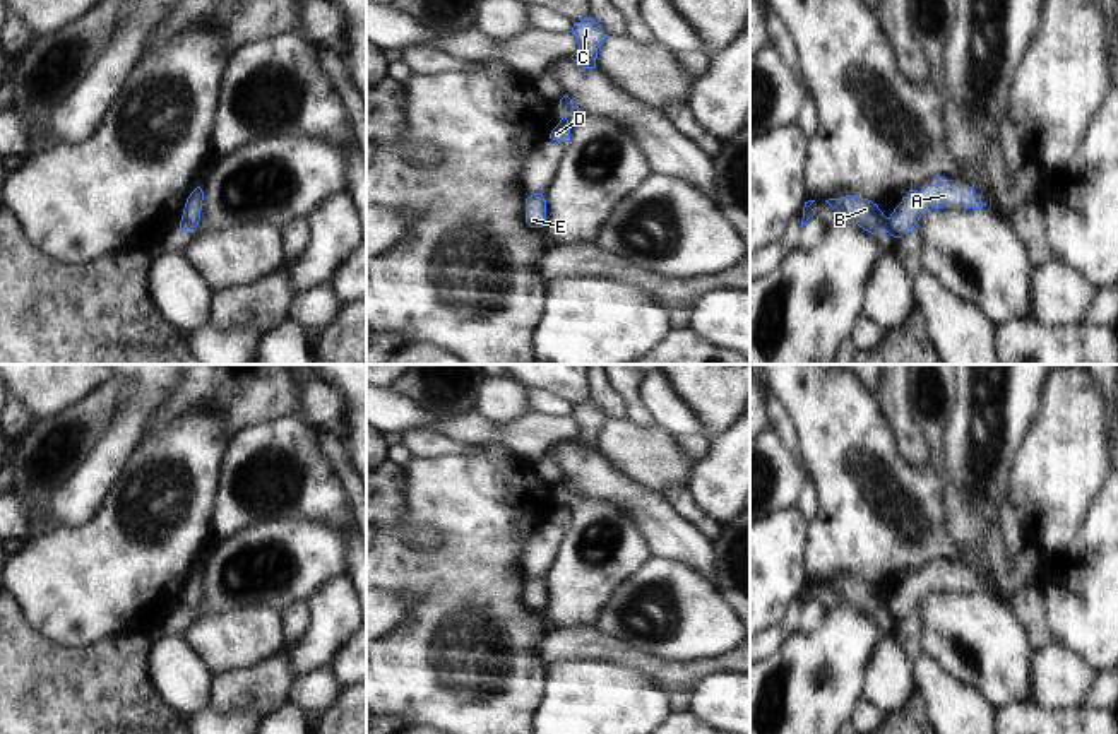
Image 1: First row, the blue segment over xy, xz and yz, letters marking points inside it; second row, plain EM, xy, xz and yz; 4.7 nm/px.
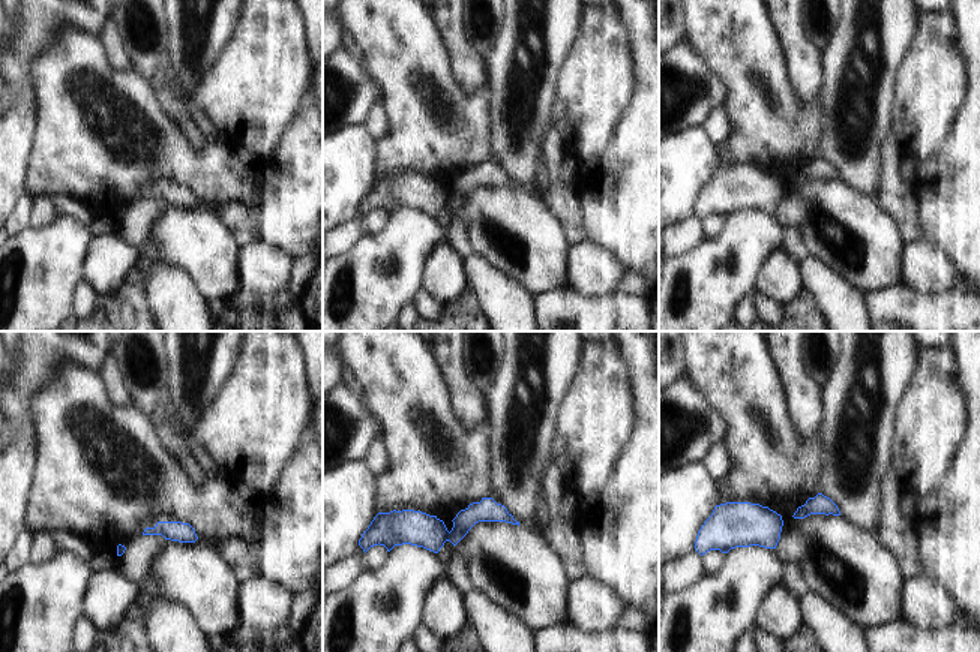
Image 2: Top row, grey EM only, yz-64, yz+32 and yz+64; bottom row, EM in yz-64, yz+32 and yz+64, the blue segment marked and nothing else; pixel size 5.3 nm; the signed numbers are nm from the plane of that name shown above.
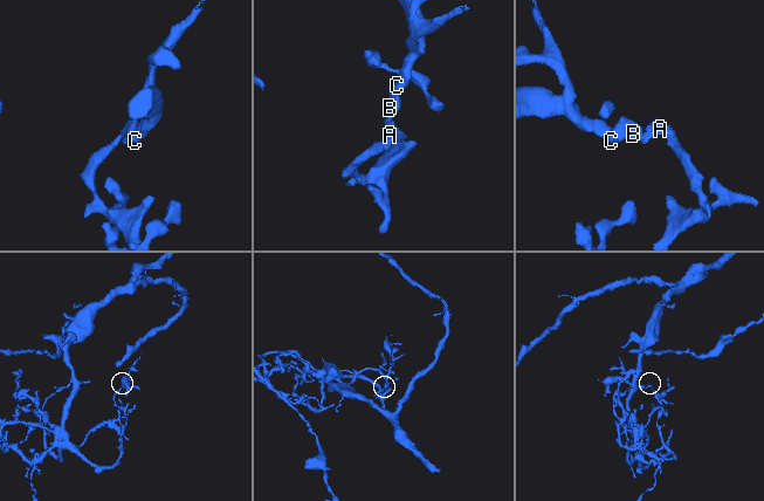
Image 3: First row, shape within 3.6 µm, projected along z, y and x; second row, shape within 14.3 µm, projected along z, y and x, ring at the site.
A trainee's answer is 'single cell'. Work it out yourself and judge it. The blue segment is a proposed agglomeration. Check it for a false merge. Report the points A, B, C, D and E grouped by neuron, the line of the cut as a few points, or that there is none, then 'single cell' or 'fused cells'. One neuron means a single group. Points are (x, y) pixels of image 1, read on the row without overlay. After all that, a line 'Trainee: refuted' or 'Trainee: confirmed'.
groups A D E / B C; cut yz (889, 601), (884, 615); fused cells
Trainee: refuted

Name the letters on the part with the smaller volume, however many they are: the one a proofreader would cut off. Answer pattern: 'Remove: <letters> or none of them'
Remove: B, C

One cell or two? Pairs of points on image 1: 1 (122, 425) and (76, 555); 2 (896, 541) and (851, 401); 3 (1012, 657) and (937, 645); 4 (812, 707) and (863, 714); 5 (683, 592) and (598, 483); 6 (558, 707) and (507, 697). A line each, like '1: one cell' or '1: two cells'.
1: two cells
2: one cell
3: one cell
4: two cells
5: two cells
6: two cells

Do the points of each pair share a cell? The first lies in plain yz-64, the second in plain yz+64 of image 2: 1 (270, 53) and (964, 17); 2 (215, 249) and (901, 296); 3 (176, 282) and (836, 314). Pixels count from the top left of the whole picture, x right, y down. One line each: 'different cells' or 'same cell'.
1: different cells
2: different cells
3: same cell

